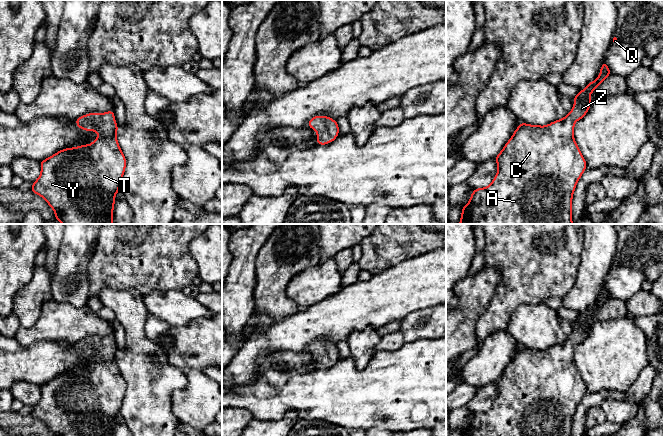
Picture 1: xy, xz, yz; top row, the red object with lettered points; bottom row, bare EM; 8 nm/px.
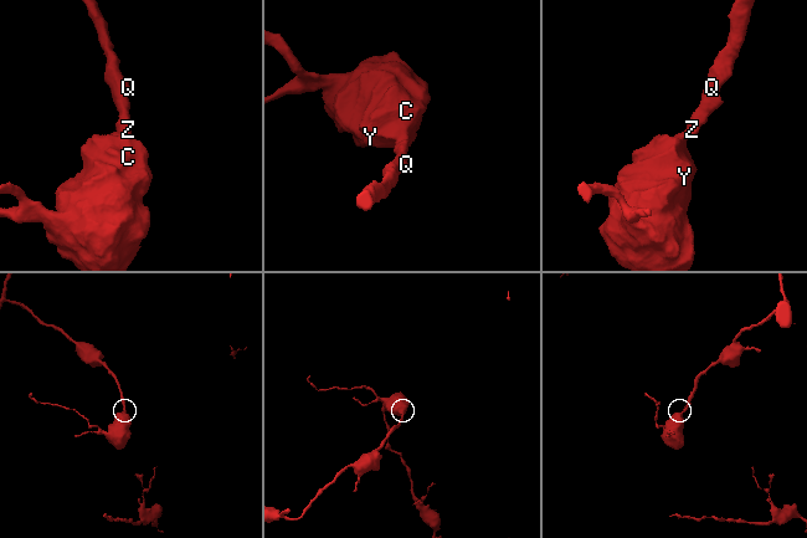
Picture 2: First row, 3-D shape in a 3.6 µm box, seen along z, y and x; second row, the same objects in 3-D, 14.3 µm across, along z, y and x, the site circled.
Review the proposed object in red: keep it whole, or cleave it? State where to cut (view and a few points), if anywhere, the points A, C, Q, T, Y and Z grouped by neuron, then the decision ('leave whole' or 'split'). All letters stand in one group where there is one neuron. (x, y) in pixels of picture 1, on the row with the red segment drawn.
no cut | A C Q T Y Z | leave whole

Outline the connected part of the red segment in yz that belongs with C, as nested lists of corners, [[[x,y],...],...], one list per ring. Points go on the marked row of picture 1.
[[[604,61],[598,78],[574,97],[574,107],[563,119],[546,126],[521,122],[495,158],[498,171],[492,183],[486,188],[474,189],[469,203],[462,207],[459,224],[573,224],[572,197],[578,180],[587,168],[586,161],[573,137],[574,124],[586,115],[593,102],[589,100],[591,93],[609,75],[612,73]]]

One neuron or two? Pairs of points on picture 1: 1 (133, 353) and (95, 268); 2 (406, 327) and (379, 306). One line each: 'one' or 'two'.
1: two
2: two

